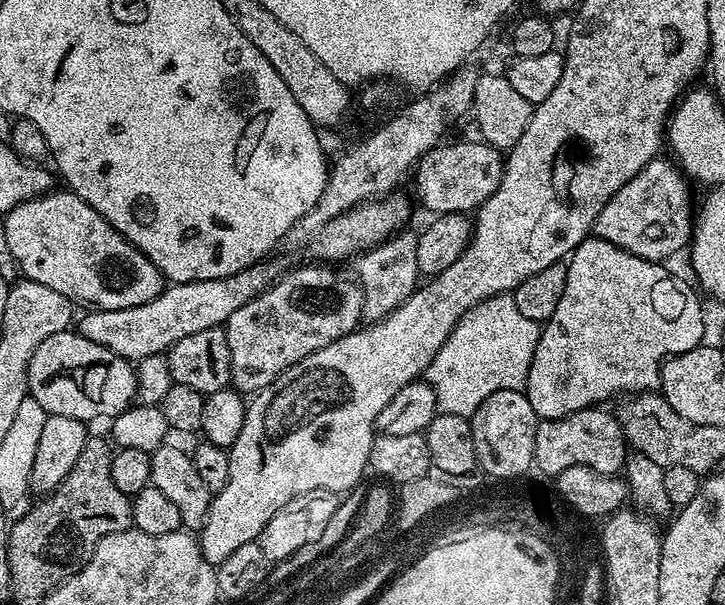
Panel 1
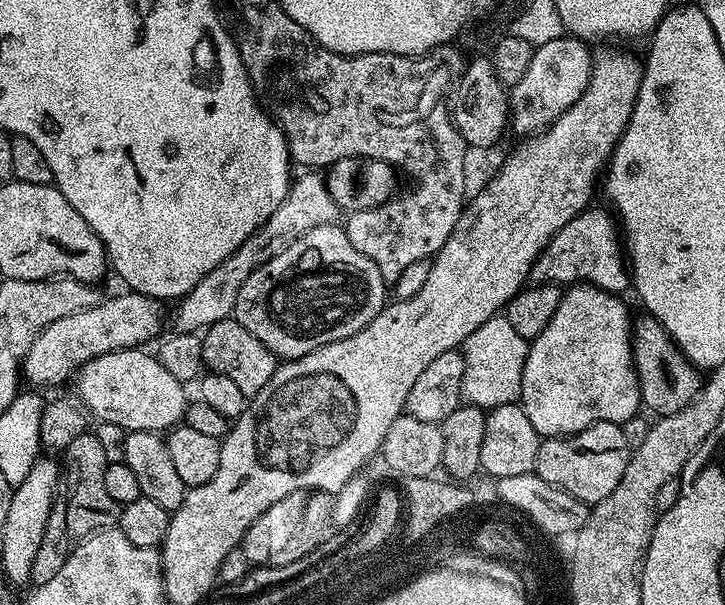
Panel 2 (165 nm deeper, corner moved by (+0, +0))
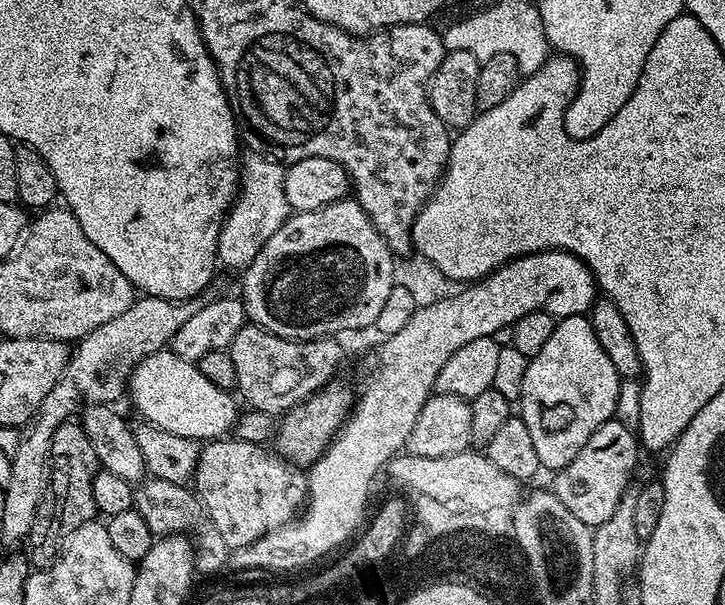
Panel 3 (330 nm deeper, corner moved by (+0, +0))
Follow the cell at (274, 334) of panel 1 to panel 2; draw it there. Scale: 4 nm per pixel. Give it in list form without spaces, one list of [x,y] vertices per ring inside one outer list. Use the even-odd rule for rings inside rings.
[[[333,222],[302,234],[280,253],[274,254],[270,262],[258,266],[258,270],[242,282],[242,290],[238,290],[234,318],[281,361],[297,360],[318,346],[338,342],[366,327],[384,307],[384,291],[386,285],[382,274],[378,274],[378,266],[351,244],[339,223]]]

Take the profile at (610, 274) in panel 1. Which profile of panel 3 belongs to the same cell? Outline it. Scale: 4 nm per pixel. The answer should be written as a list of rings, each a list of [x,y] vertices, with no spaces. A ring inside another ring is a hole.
[[[587,315],[582,316],[566,316],[557,319],[554,334],[550,334],[546,346],[542,346],[542,350],[538,350],[538,354],[531,357],[526,366],[526,374],[522,378],[522,390],[518,401],[518,415],[522,422],[526,422],[526,426],[530,429],[530,439],[534,441],[534,450],[538,453],[538,462],[541,469],[547,470],[549,473],[555,474],[560,469],[570,466],[570,462],[574,462],[574,458],[578,454],[578,450],[582,450],[582,446],[586,446],[586,442],[590,442],[590,438],[597,432],[605,422],[613,419],[616,415],[616,403],[618,402],[618,390],[620,389],[621,377],[618,370],[614,370],[614,362],[610,362],[606,350],[602,350],[602,342],[598,342],[598,334],[594,334],[594,326],[591,319]]]

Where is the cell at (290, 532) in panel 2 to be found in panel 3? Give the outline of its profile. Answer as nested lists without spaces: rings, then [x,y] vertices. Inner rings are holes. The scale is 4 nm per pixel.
[[[235,438],[210,440],[201,447],[195,484],[212,519],[211,527],[222,534],[222,542],[230,550],[250,546],[258,538],[292,523],[308,499],[308,478],[299,467],[280,459],[265,445]]]

